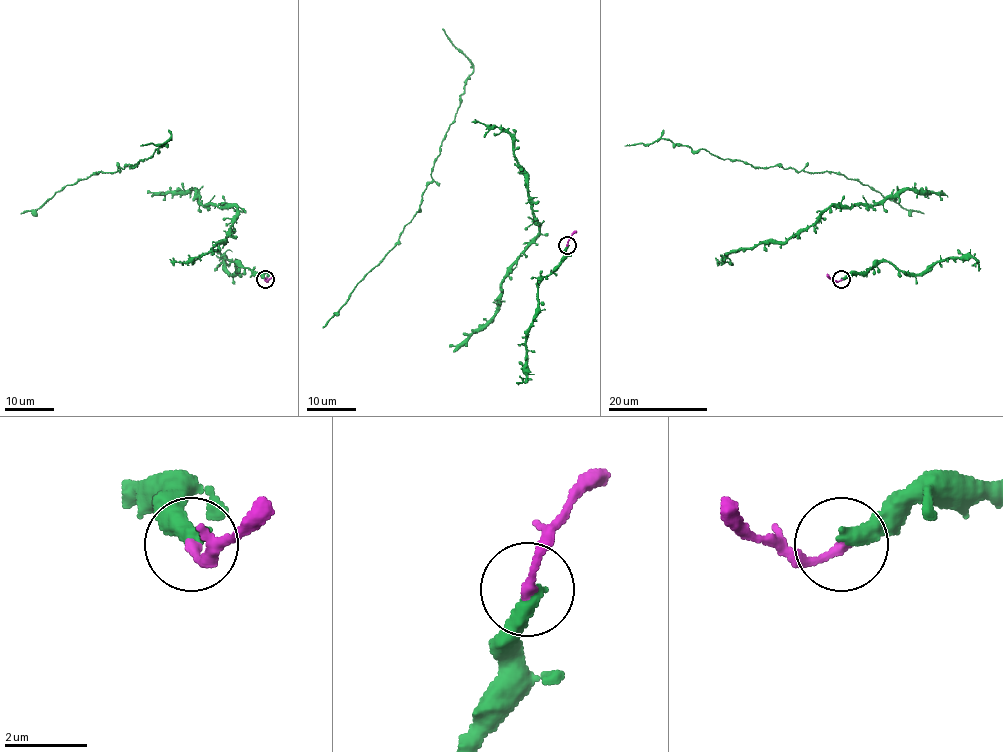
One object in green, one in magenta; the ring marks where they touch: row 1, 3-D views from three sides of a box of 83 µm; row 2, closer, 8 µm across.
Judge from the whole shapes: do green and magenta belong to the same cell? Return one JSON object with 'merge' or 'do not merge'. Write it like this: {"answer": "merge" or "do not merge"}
{"answer": "merge"}

